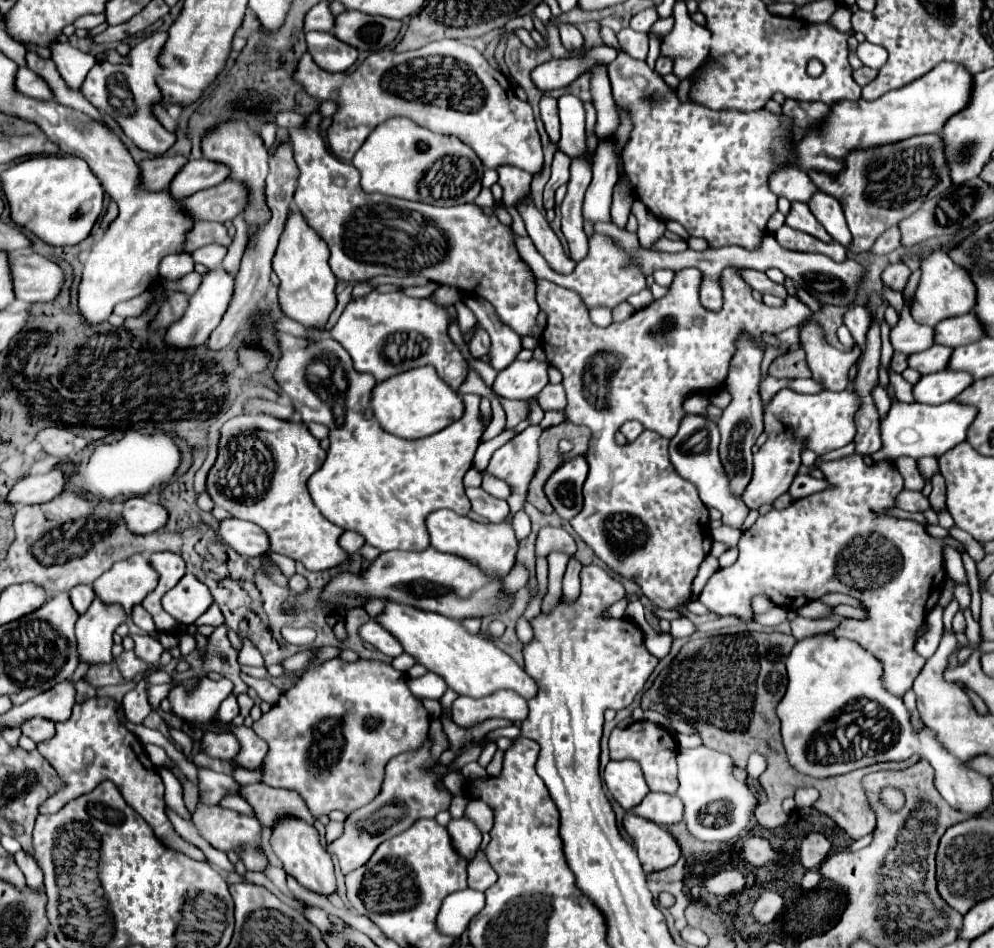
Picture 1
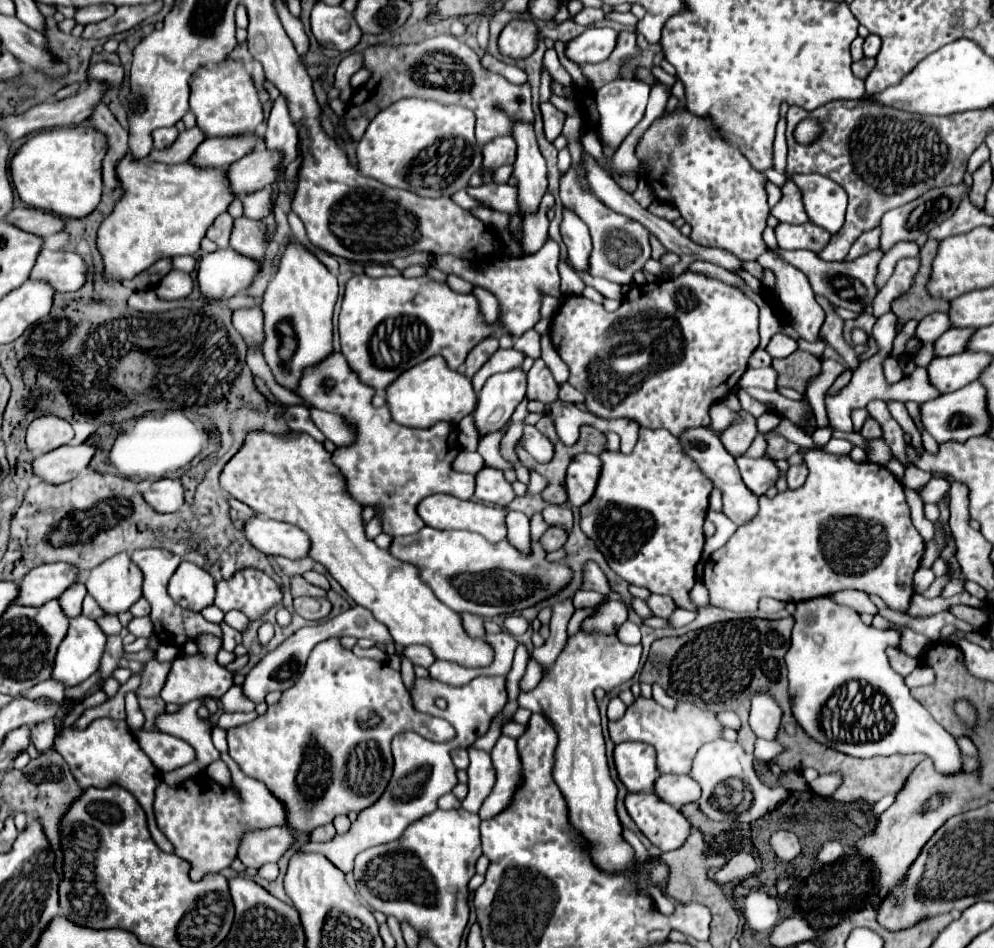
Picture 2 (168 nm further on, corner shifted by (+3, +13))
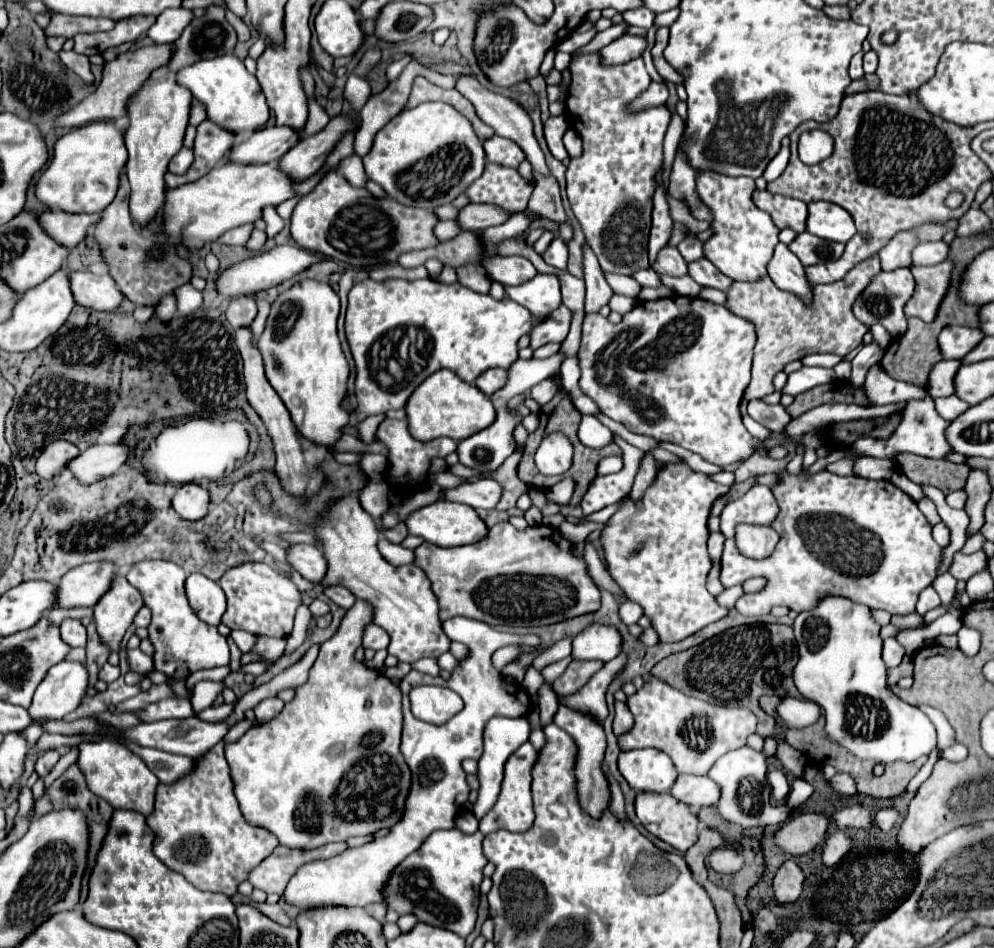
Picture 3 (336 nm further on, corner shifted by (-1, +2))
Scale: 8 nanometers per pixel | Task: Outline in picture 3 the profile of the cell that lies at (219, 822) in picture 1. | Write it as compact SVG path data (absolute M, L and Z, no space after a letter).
M329 843L329 845L317 847L317 849L309 849L309 851L299 851L299 849L289 849L289 847L277 845L275 851L251 871L249 881L253 887L263 889L265 893L281 895L299 865L315 861L315 859L333 857L345 849L347 849L347 843L339 843L339 845Z

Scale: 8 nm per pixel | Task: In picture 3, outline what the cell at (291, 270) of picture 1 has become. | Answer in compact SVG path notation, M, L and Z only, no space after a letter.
M301 279L273 301L265 331L257 341L267 381L289 409L295 427L307 439L327 447L339 439L341 427L349 423L349 413L341 409L349 365L339 345L337 317L339 297L331 285L317 279Z

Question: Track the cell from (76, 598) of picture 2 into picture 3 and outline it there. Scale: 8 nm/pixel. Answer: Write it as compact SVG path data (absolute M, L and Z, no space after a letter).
M63 619L61 623L61 637L71 647L85 647L87 631L79 619Z

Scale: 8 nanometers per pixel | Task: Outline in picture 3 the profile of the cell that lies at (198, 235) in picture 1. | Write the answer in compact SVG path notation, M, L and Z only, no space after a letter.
M253 225L235 227L235 229L227 231L227 233L219 239L219 243L221 243L221 245L229 245L229 247L233 247L233 245L245 245L247 239L249 239L249 235L251 235L251 231L253 231Z

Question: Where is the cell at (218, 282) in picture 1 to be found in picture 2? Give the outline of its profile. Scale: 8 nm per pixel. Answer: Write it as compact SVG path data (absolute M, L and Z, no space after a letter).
M231 248L203 256L197 270L197 284L207 298L231 298L251 286L261 264Z

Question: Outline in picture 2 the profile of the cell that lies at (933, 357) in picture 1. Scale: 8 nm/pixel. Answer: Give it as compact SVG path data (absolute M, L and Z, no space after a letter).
M951 328L935 342L937 356L953 356L967 350L967 342L975 334L975 328Z

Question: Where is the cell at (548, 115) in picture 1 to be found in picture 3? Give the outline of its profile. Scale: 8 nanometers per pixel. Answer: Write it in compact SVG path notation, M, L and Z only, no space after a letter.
M559 115L559 117L549 117L545 121L545 139L547 139L547 145L549 145L549 151L553 153L555 159L563 161L567 159L567 151L563 147L563 133L569 129L569 123L567 123L567 117L565 115Z

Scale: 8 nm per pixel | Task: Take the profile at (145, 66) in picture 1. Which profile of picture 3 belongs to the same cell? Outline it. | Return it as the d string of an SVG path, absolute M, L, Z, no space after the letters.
M183 147L183 149L171 159L171 163L169 163L169 171L181 175L181 173L187 171L187 167L191 165L191 161L193 161L193 151L187 149L187 147Z

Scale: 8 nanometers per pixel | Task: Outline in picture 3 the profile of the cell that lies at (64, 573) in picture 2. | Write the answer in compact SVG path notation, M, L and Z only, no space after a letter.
M87 563L71 569L57 583L55 607L93 607L115 577L111 563Z

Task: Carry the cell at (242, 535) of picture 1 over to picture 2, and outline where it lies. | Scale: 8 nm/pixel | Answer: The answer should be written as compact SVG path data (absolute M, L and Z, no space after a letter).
M255 516L245 524L245 536L257 550L269 556L285 556L289 560L305 558L309 552L309 536L293 524Z

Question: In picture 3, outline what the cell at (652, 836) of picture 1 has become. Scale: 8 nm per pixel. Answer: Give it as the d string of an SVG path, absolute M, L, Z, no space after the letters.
M639 793L635 813L641 825L661 841L685 853L697 841L697 815L671 795Z

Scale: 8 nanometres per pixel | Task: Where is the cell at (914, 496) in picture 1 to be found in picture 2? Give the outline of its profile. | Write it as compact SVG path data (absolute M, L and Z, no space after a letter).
M931 478L929 484L921 490L921 500L923 502L931 502L931 504L937 504L947 492L949 492L949 482L947 480L941 480L941 478Z

